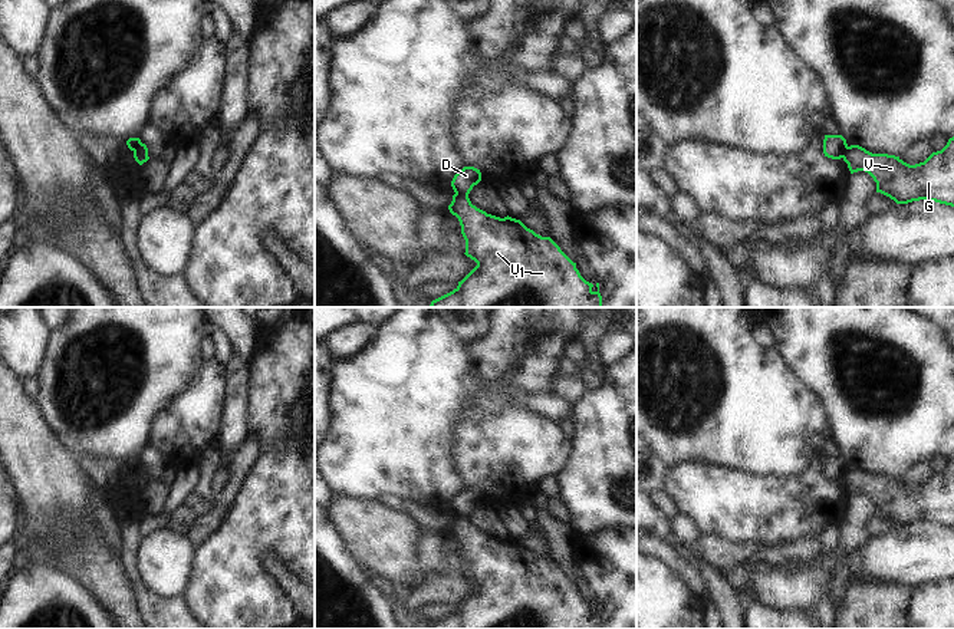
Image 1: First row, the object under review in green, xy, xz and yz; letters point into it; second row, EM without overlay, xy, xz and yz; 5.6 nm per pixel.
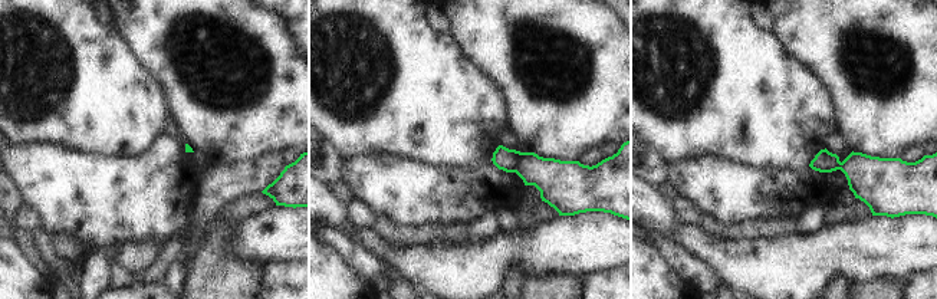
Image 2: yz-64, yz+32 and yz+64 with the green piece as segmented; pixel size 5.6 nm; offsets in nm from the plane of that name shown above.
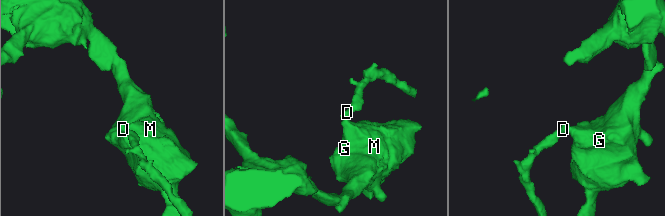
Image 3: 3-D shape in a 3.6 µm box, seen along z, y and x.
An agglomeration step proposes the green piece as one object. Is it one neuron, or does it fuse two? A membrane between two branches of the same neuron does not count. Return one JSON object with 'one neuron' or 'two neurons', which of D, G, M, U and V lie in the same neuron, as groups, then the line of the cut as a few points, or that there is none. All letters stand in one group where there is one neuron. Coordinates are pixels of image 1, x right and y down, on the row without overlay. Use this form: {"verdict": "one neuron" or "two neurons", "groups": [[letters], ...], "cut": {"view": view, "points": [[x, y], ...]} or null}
{"verdict": "two neurons", "groups": [["D"], ["G", "M", "U", "V"]], "cut": {"view": "xz", "points": [[456, 514], [467, 517]]}}

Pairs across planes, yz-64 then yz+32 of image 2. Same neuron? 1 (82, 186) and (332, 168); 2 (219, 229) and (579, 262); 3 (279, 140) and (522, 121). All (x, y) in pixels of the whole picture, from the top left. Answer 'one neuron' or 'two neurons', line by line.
1: two neurons
2: two neurons
3: one neuron

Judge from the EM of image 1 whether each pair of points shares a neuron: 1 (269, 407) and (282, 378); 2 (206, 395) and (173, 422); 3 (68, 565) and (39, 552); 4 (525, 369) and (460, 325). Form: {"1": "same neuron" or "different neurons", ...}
{"1": "same neuron", "2": "same neuron", "3": "different neurons", "4": "different neurons"}

